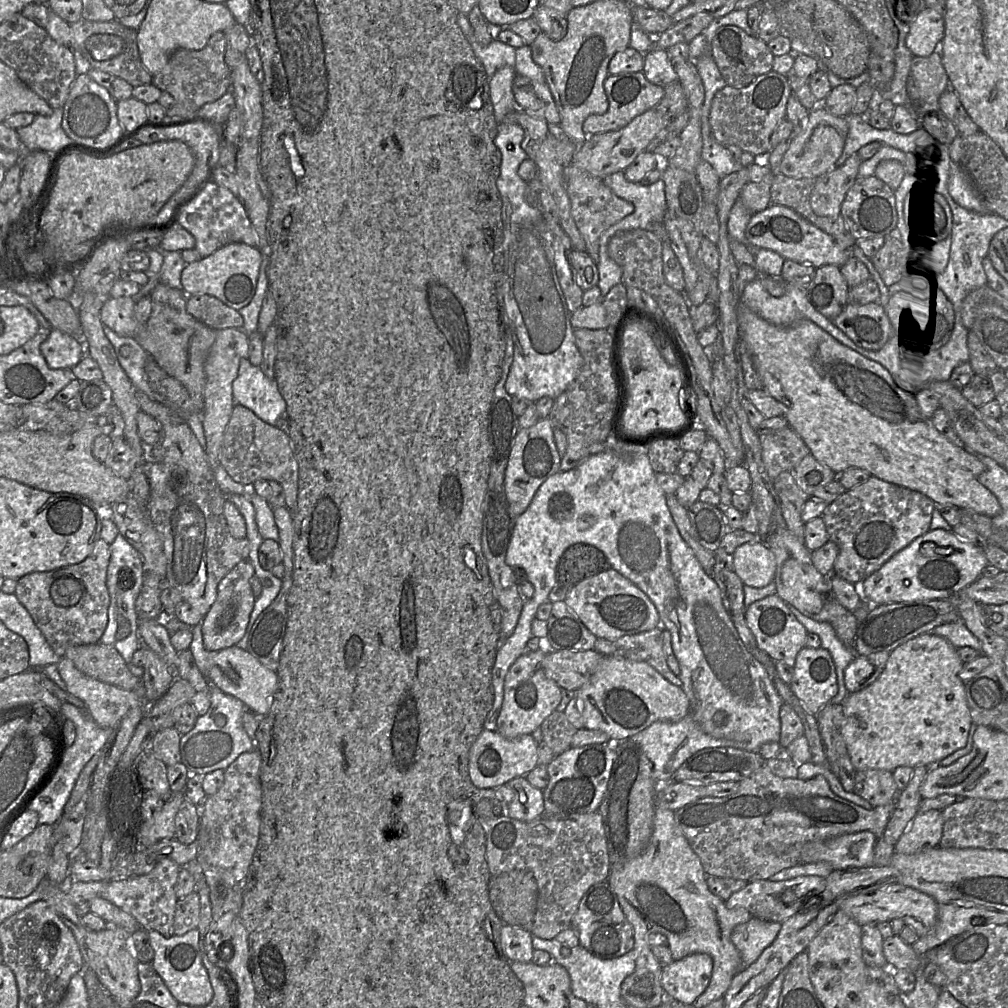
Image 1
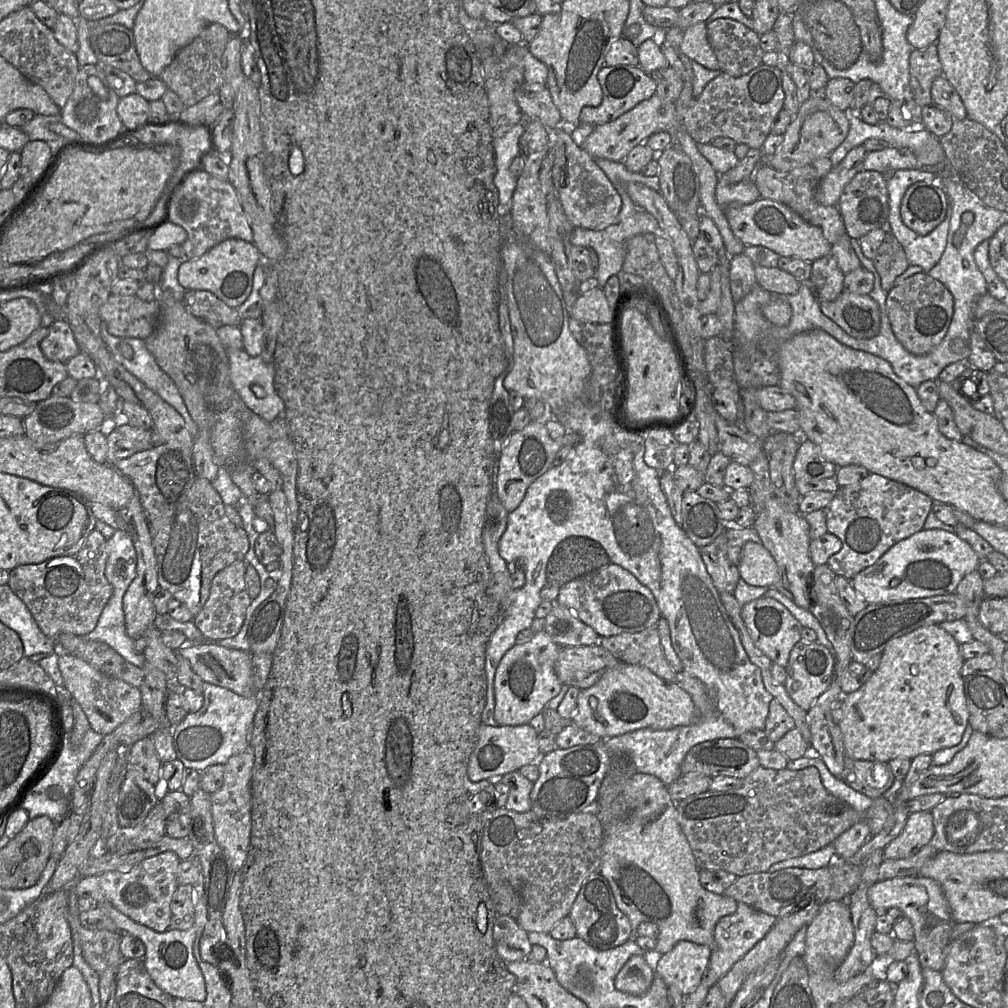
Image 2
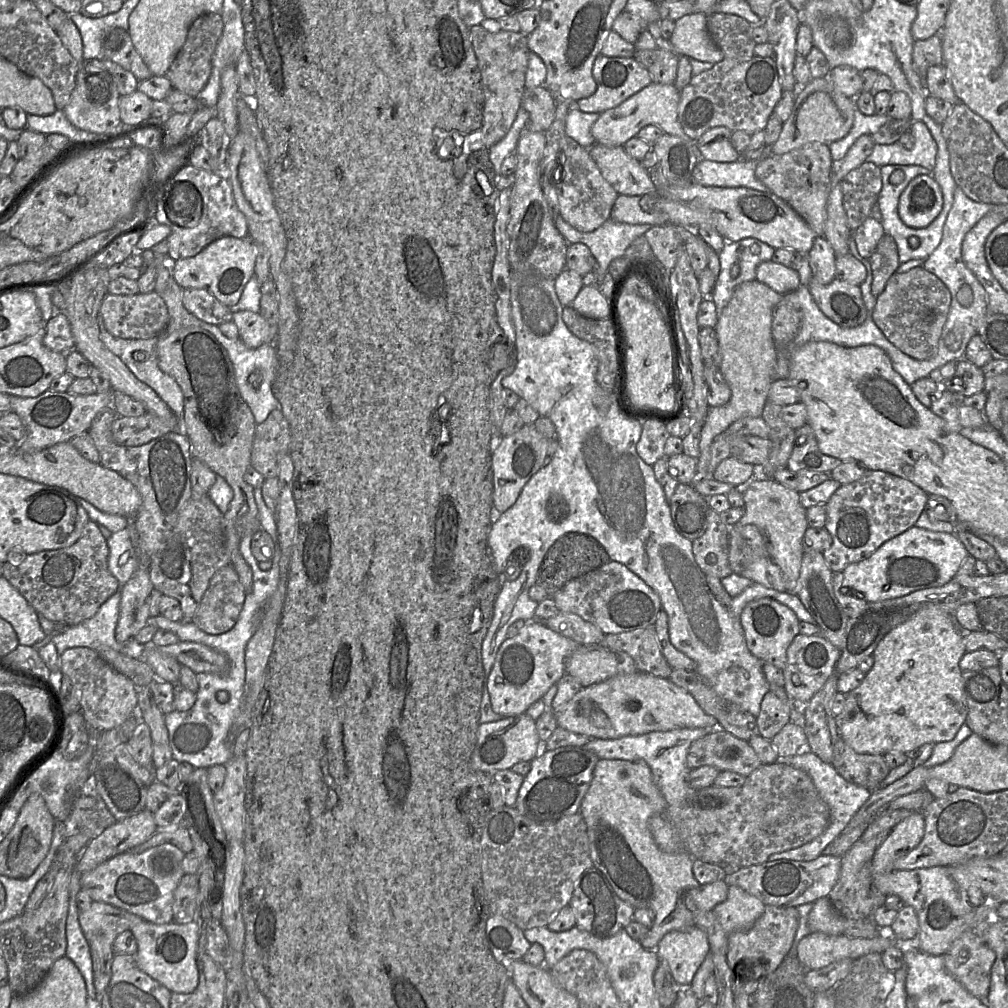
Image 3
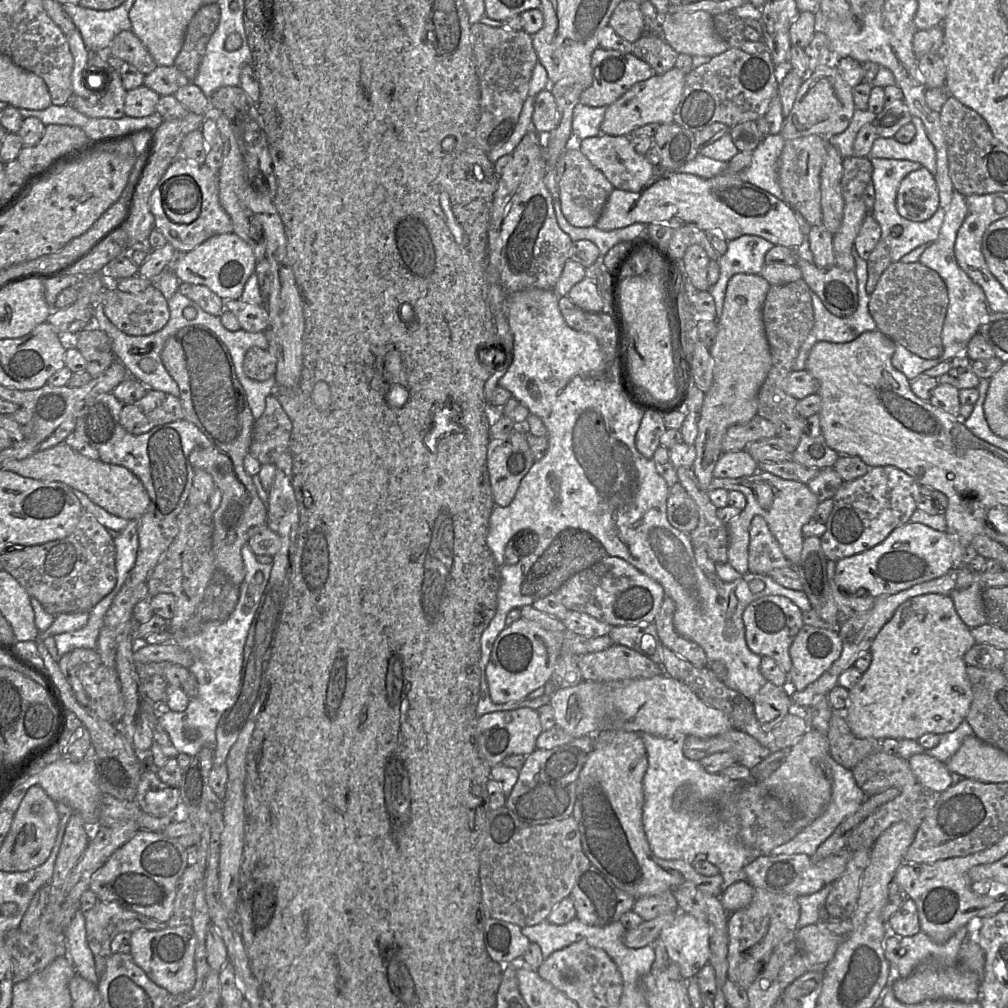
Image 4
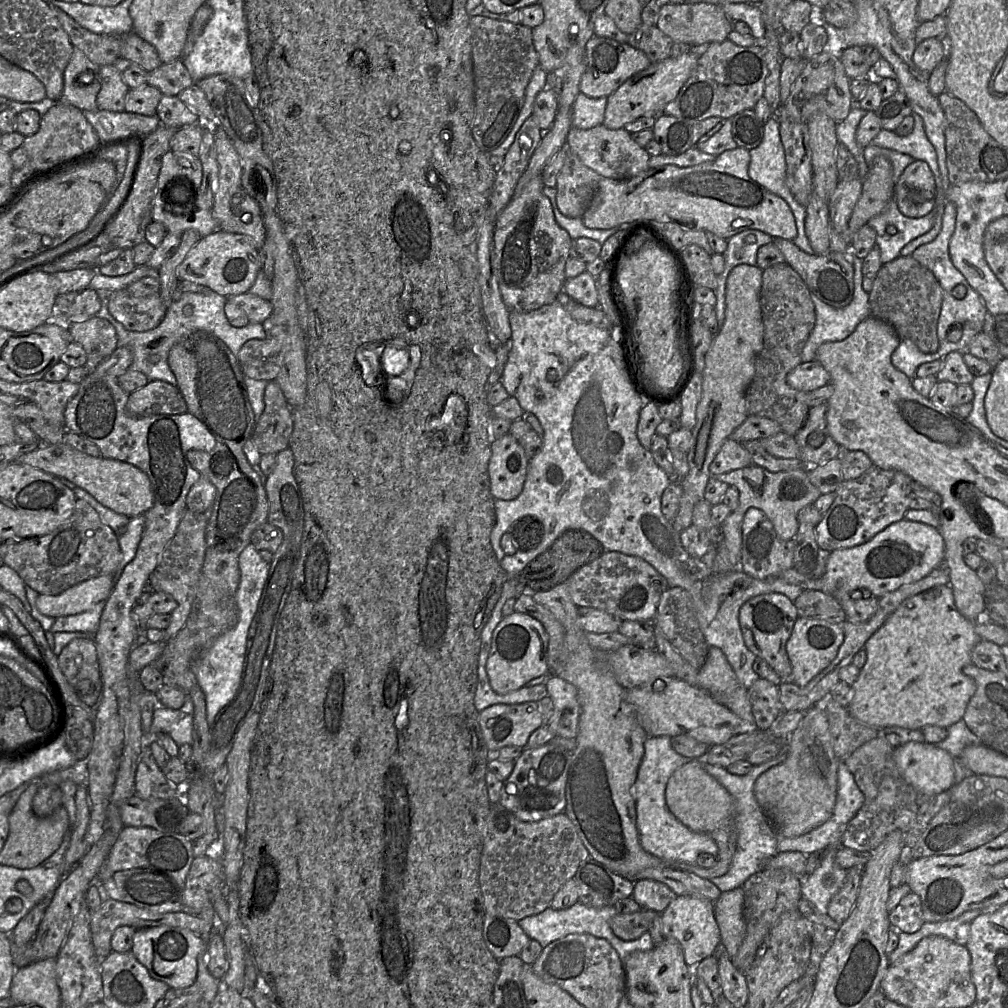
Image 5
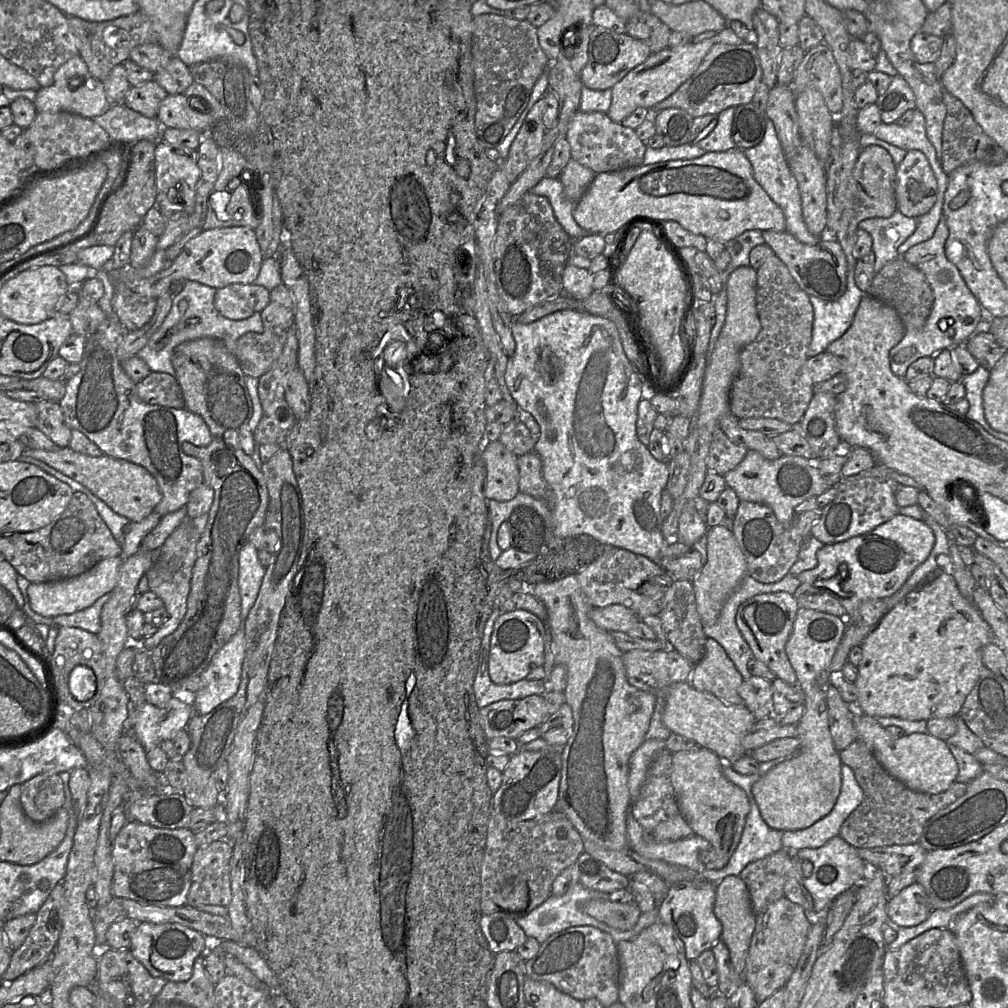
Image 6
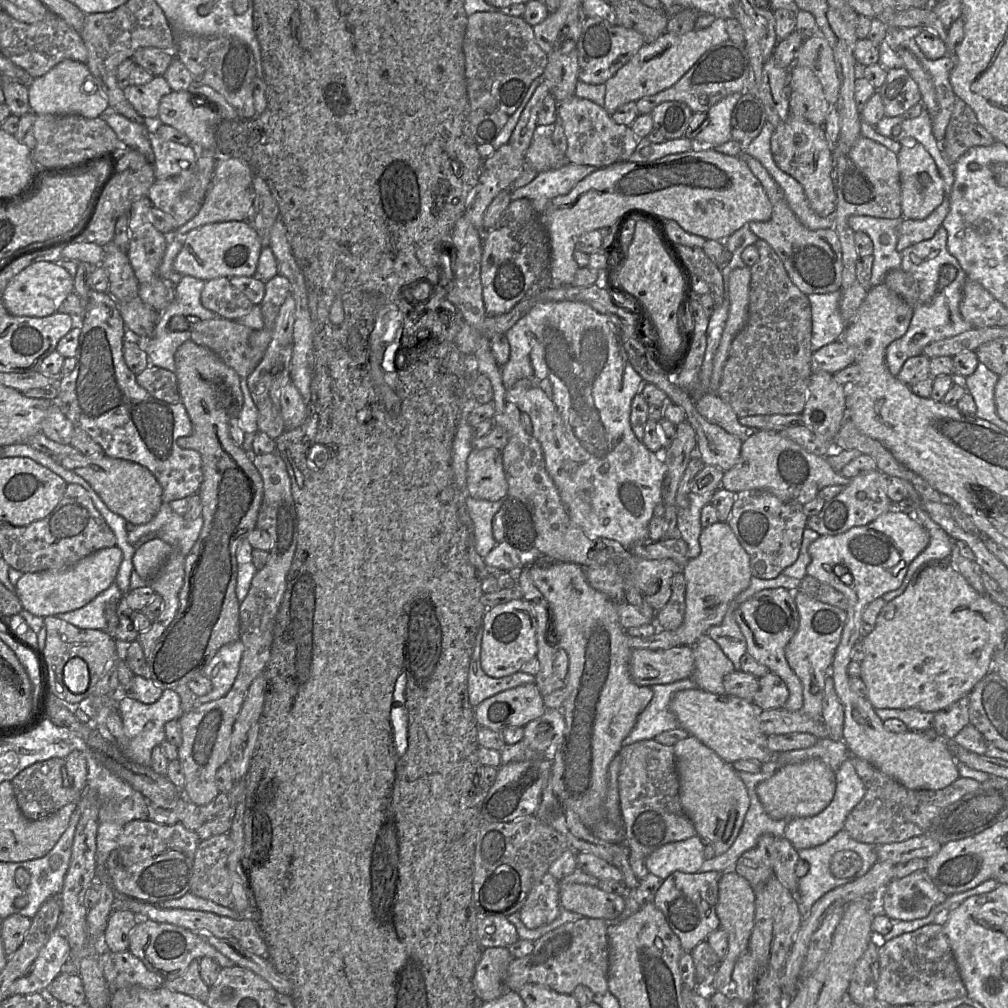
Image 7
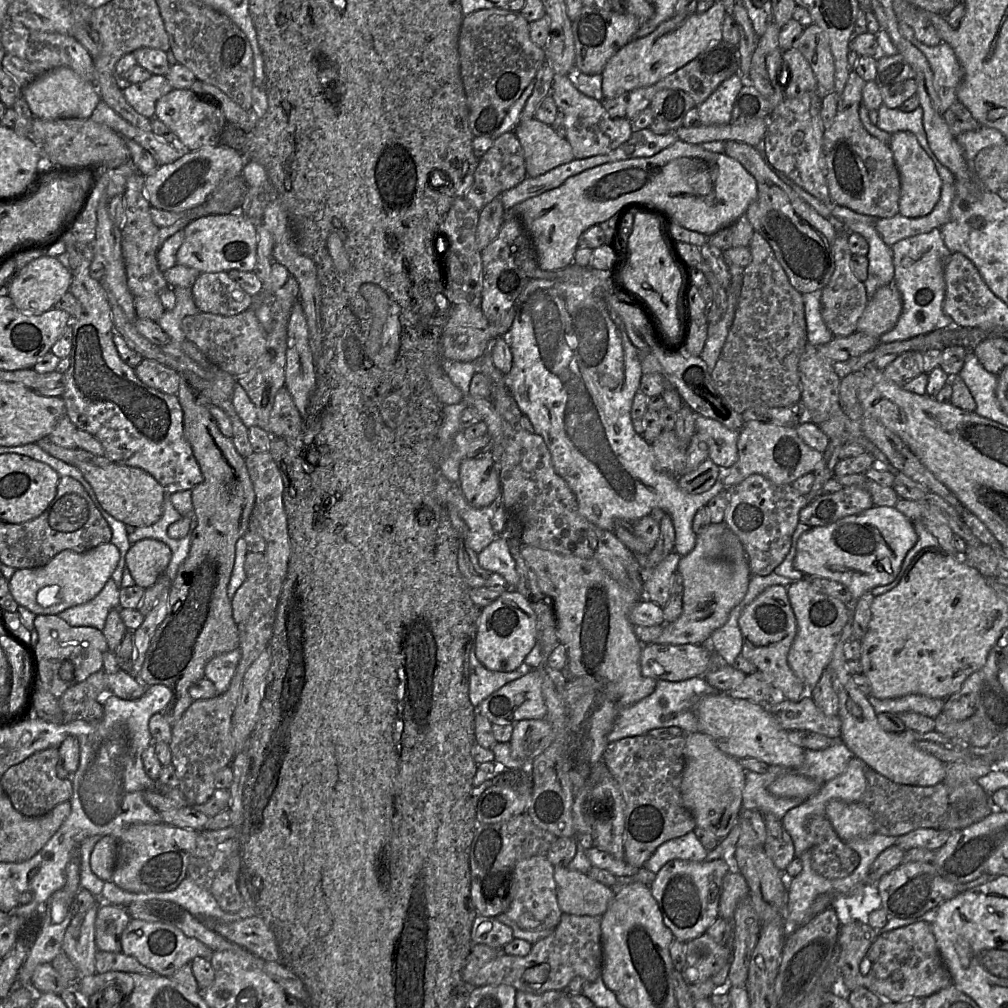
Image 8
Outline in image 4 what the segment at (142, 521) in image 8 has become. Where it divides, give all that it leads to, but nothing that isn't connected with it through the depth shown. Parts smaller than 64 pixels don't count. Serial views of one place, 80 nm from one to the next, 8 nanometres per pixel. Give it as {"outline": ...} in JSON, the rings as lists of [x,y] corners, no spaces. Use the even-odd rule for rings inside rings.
{"outline":[[[64,442],[23,459],[6,460],[1,469],[35,480],[64,483],[81,491],[110,514],[128,521],[138,520],[150,504],[145,487],[131,471],[119,465],[85,457]]]}

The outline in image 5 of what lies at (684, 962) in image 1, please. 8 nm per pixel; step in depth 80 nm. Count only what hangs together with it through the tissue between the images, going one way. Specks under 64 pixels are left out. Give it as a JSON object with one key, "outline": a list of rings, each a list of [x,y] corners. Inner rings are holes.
{"outline":[[[676,896],[660,916],[663,937],[679,942],[685,962],[690,968],[694,969],[703,959],[717,955],[721,947],[721,935],[713,902],[692,896]]]}

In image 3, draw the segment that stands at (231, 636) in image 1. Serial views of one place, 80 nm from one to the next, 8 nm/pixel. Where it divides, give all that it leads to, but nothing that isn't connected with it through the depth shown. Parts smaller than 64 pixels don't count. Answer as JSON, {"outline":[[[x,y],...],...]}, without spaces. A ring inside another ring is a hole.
{"outline":[[[221,567],[210,579],[192,623],[207,634],[223,634],[236,624],[245,597],[234,567]]]}

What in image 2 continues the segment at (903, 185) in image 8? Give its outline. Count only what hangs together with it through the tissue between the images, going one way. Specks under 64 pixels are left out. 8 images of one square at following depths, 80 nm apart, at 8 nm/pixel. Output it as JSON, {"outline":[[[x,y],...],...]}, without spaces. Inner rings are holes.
{"outline":[[[916,182],[902,198],[901,219],[916,234],[926,236],[944,221],[947,207],[948,198],[939,182]]]}

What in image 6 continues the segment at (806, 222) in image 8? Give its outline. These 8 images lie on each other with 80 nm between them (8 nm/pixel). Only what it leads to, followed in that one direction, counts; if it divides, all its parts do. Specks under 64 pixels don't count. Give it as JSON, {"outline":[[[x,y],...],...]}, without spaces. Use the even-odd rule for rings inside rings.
{"outline":[[[762,231],[773,253],[786,265],[800,288],[808,295],[825,301],[838,300],[847,289],[848,264],[842,247],[834,236],[824,235],[817,244],[807,245],[798,241],[787,231]]]}

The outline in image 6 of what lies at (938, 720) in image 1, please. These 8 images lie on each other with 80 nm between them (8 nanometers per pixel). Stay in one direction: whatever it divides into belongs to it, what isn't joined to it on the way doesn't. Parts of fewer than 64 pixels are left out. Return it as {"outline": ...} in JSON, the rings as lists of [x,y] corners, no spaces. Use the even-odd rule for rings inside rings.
{"outline":[[[941,569],[921,581],[878,622],[861,644],[863,657],[854,681],[857,689],[855,707],[876,719],[899,717],[929,720],[960,716],[966,697],[976,685],[984,666],[981,649],[993,642],[988,623],[973,602],[961,595],[953,575]]]}

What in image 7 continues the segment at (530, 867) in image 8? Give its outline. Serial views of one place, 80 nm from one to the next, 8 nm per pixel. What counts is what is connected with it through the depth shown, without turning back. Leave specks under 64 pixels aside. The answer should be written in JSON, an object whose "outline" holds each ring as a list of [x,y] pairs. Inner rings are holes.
{"outline":[[[549,872],[530,889],[519,917],[527,928],[535,929],[552,923],[561,911],[560,882]]]}

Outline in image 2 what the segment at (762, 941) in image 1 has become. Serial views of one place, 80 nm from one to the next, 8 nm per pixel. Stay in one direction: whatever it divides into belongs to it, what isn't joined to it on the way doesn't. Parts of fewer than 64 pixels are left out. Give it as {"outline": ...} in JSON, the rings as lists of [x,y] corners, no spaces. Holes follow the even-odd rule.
{"outline":[[[737,902],[737,910],[731,915],[722,917],[715,927],[715,947],[711,951],[708,968],[703,980],[708,985],[716,984],[732,967],[741,960],[760,940],[762,940],[778,918],[758,911],[743,902]]]}

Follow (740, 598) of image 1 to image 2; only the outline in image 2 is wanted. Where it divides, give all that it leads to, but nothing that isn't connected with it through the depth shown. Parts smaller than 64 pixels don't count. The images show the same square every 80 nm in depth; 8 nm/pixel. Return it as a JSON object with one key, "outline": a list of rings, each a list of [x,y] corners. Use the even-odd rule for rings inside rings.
{"outline":[[[726,531],[711,544],[700,548],[700,554],[717,590],[733,595],[741,577],[738,565],[732,563],[727,556]]]}

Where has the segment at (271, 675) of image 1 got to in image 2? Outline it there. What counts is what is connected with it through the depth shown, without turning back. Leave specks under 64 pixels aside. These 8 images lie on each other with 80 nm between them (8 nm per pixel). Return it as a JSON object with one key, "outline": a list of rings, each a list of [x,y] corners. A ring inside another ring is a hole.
{"outline":[[[201,642],[187,643],[176,653],[179,657],[184,657],[189,661],[193,671],[203,682],[229,689],[245,697],[257,694],[252,686],[252,661],[250,652],[226,648],[212,642]]]}

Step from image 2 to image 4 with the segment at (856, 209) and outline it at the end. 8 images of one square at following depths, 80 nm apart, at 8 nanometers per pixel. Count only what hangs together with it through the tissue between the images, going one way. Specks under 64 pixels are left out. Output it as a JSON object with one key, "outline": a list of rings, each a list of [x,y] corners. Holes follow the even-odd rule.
{"outline":[[[849,156],[842,160],[841,192],[844,203],[864,201],[868,215],[875,202],[873,166],[868,157]]]}

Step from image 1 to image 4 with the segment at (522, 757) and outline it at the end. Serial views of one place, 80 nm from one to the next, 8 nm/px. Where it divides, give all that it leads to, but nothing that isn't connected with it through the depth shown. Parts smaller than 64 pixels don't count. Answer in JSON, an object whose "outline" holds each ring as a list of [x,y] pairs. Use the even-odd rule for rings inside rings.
{"outline":[[[522,707],[512,710],[494,711],[478,718],[477,746],[480,756],[492,767],[514,754],[528,756],[536,747],[542,732],[539,715],[535,709]]]}

